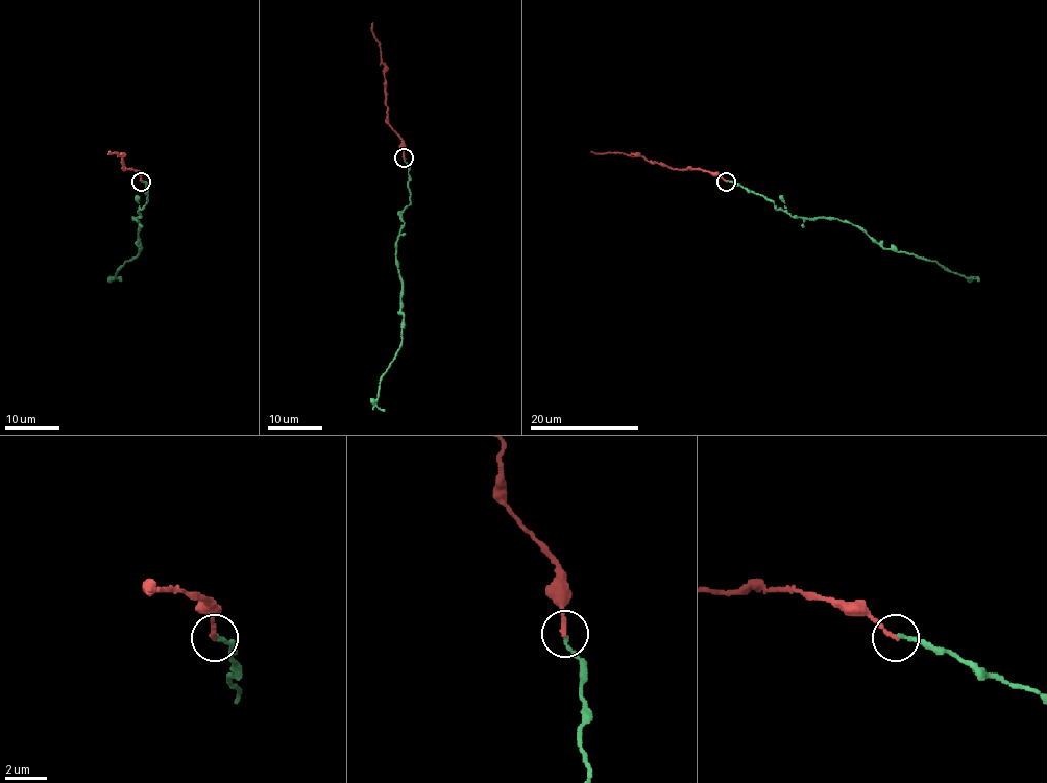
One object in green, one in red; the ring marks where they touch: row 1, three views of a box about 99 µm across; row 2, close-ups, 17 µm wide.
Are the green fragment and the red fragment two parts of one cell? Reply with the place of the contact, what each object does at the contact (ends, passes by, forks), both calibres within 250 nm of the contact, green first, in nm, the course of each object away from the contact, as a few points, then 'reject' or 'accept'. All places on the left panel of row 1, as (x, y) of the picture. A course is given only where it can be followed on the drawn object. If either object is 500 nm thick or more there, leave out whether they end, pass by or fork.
place (141, 181); green ends; red ends; calibres 200 and 280 nm; course green (141, 181), (147, 200), (132, 217), (141, 248), (116, 271), (114, 278), (122, 279); course red (141, 181), (141, 173), (123, 168), (122, 155), (110, 151); accept

